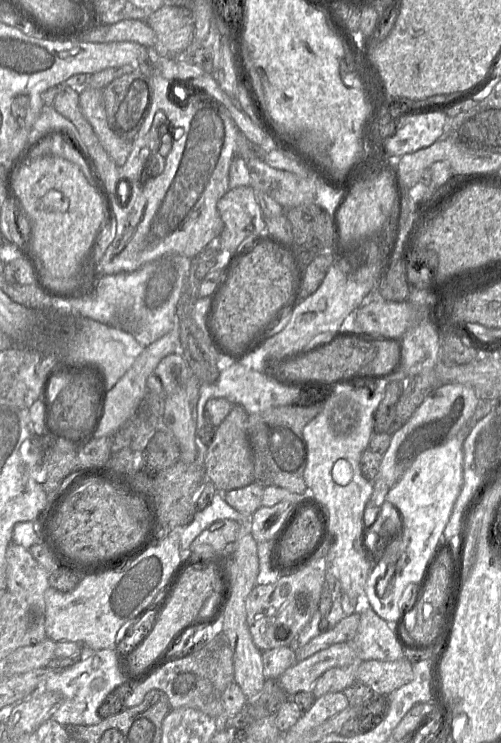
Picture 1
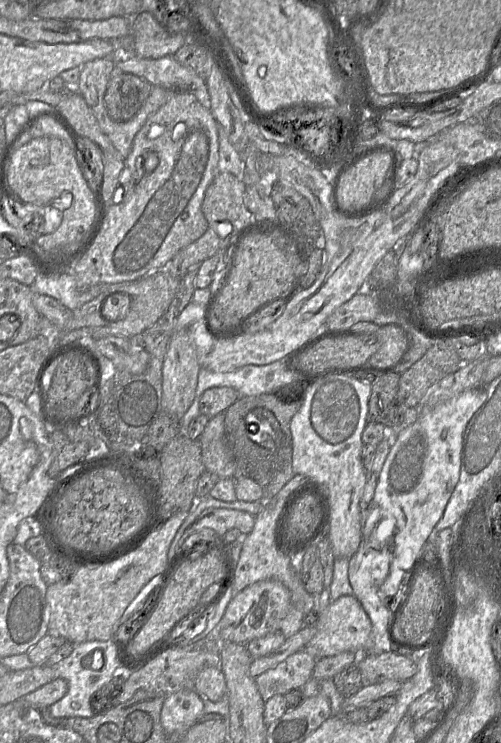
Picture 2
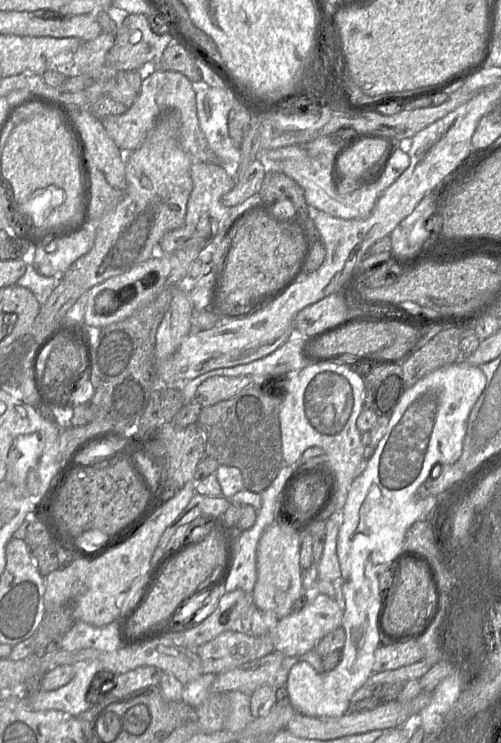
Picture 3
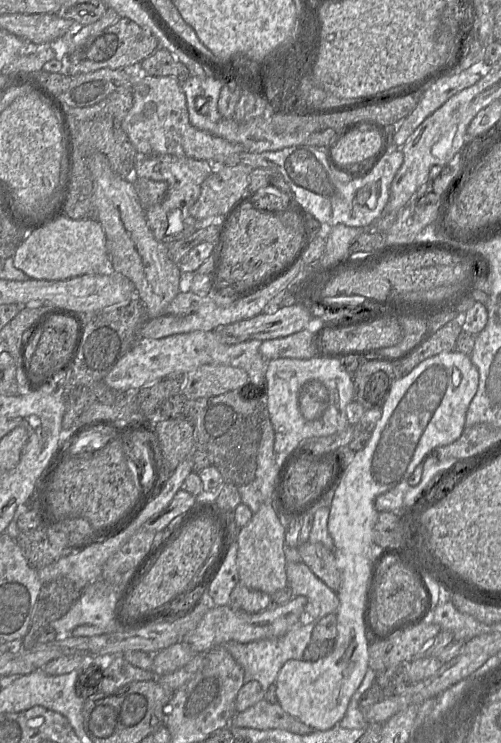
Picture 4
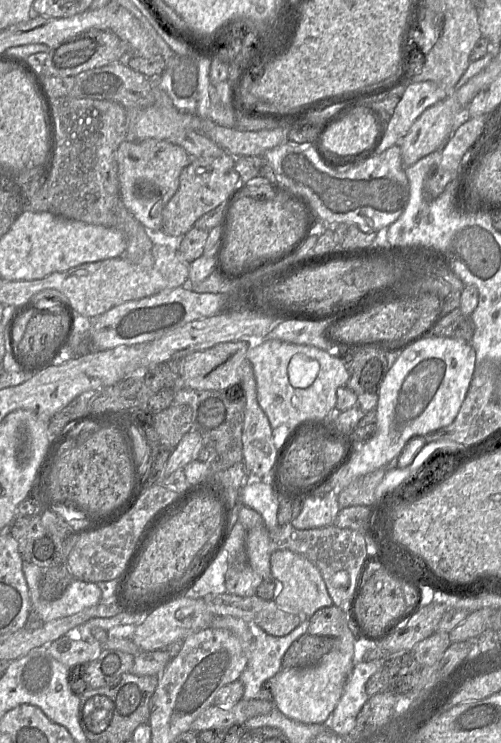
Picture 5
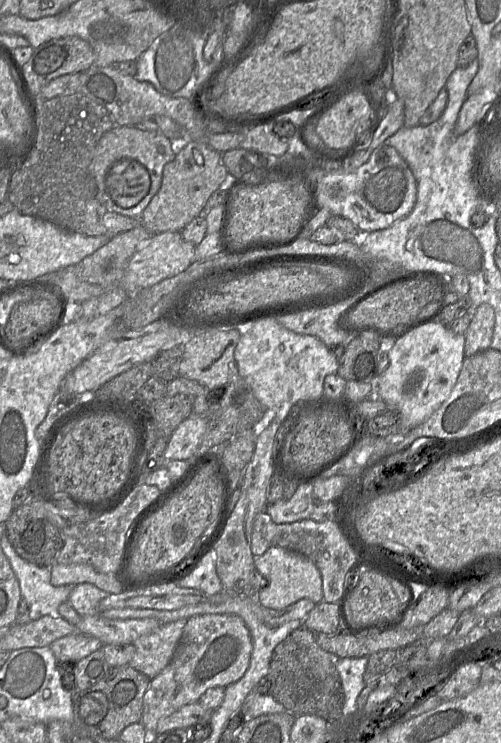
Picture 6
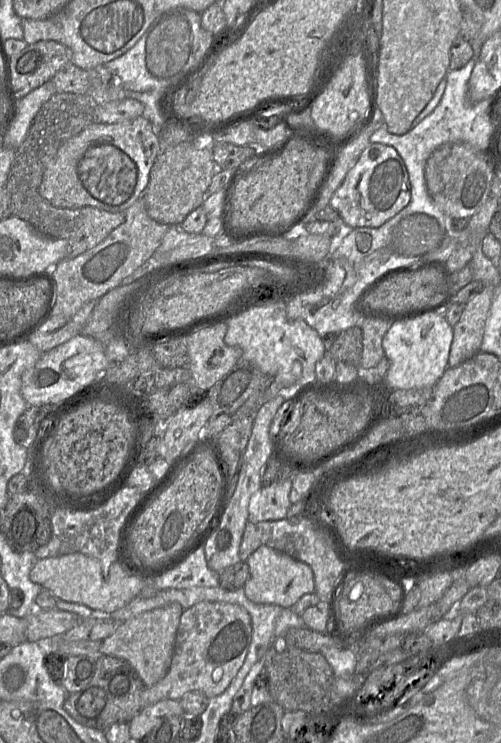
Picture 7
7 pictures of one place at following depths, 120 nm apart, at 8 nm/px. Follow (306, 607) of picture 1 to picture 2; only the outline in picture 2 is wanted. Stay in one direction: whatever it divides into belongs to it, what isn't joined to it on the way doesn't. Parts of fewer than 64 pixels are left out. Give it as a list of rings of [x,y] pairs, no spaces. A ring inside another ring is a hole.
[[[260,581],[232,596],[219,624],[208,635],[213,635],[219,641],[246,645],[254,639],[279,631],[281,621],[288,615],[290,609],[290,592],[280,581]]]

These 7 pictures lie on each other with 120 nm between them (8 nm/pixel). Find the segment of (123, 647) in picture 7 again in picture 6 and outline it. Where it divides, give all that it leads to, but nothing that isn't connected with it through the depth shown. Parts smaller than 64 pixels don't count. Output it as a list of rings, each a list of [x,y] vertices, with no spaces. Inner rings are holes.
[[[183,619],[165,623],[135,640],[129,666],[150,679],[155,678],[170,663],[185,624]]]

